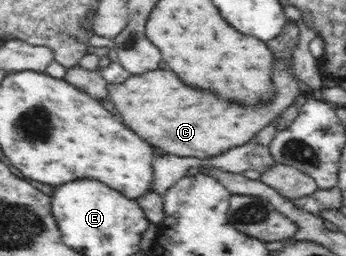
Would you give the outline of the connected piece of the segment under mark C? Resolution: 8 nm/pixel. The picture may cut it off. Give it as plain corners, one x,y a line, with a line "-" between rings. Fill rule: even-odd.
275,60
271,86
276,88
276,96
272,96
272,104
248,104
248,108
244,108
244,104
232,104
232,100
226,100
224,96
212,96
212,92
188,88
172,70
160,69
130,76
122,84
108,84
108,96
124,124
165,153
197,159
214,158
251,142
300,95
300,84
291,60

